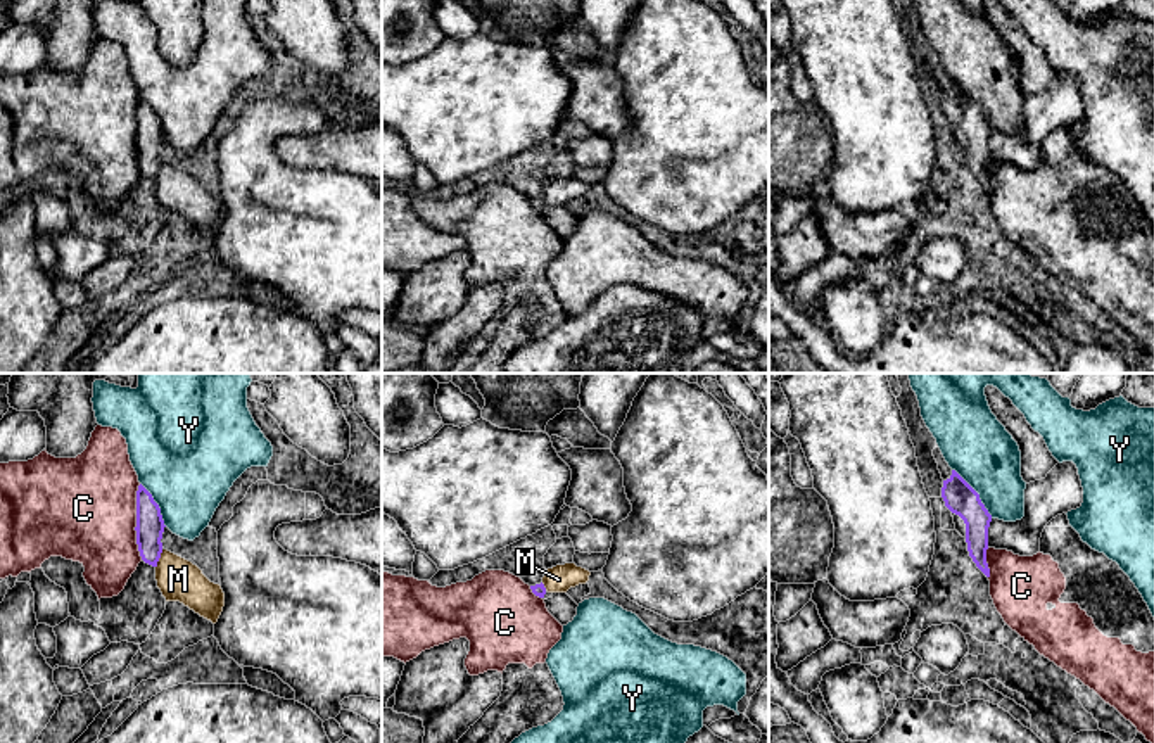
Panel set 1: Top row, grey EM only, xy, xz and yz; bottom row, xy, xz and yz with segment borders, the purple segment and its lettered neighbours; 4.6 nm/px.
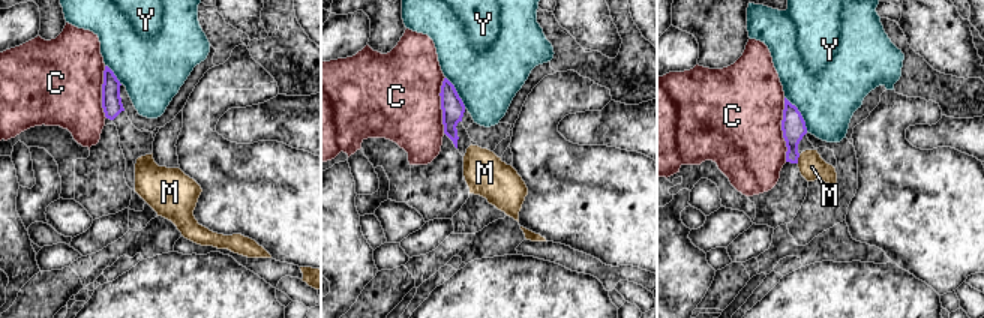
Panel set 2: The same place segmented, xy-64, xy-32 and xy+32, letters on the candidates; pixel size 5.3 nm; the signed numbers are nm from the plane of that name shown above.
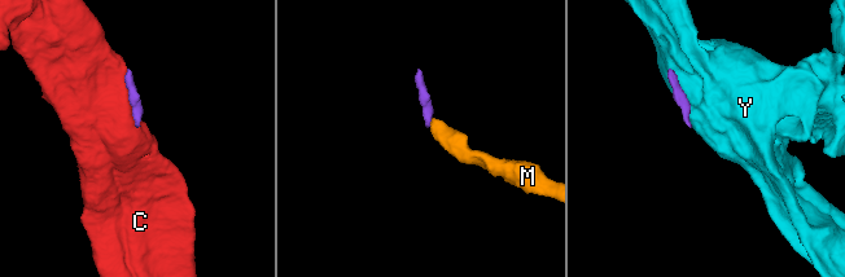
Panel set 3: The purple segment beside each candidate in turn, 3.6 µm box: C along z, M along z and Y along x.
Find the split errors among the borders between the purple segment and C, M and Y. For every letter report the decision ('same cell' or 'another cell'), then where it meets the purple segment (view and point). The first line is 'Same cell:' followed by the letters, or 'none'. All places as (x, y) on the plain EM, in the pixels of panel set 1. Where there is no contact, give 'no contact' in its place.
Same cell: M
C: another cell; meets purple in xy at (137, 135)
M: same cell; meets purple in xy at (159, 170)
Y: another cell; meets purple in yz at (976, 106)

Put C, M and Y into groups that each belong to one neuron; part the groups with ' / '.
C / M / Y

